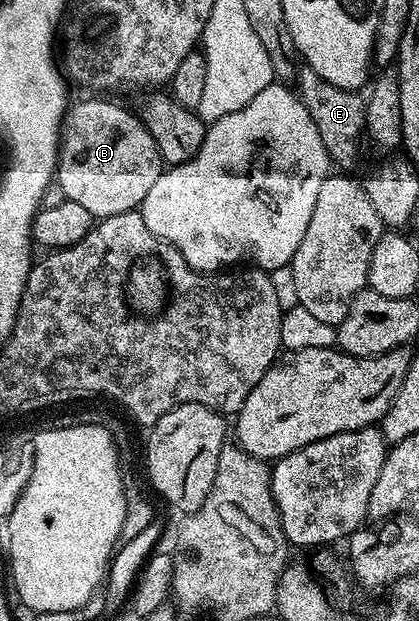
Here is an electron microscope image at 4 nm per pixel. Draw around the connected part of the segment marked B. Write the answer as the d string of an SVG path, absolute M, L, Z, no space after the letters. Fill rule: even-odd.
M97 96L101 98L89 98L86 102L79 102L75 106L70 105L67 113L63 119L63 137L59 142L59 157L57 160L57 172L55 175L56 185L61 185L61 190L66 199L75 204L80 204L83 208L87 208L87 212L93 214L94 219L100 220L107 216L119 216L119 212L131 212L137 210L140 207L141 201L147 196L147 192L151 192L151 187L155 185L155 180L159 180L161 171L163 169L163 163L161 161L161 153L159 148L155 144L155 140L151 136L151 132L147 129L144 121L140 117L137 118L128 110L125 106L120 106L117 102L108 102L108 97Z

